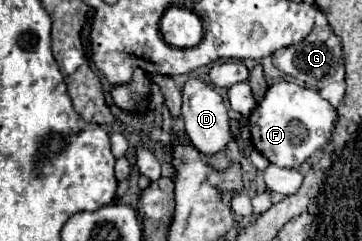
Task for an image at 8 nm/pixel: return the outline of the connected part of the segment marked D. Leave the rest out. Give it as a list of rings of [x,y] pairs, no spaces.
[[[188,79],[182,89],[182,117],[186,123],[186,135],[194,143],[194,147],[204,155],[214,155],[226,149],[230,141],[230,125],[228,125],[228,109],[224,105],[222,95],[216,91],[214,85],[204,83],[202,79]]]

